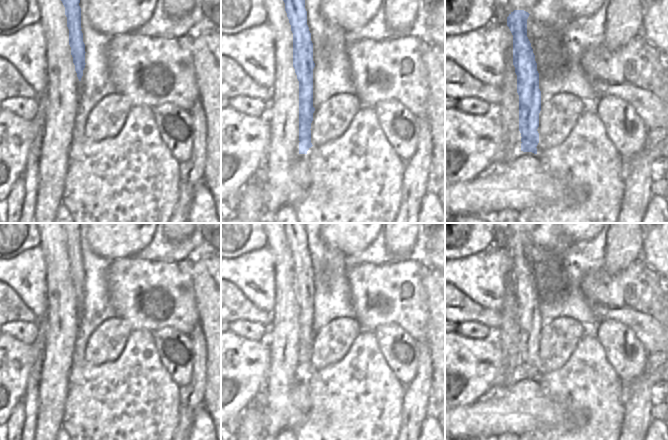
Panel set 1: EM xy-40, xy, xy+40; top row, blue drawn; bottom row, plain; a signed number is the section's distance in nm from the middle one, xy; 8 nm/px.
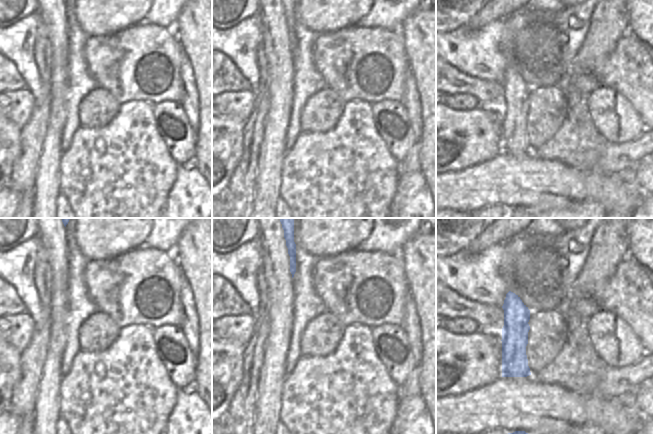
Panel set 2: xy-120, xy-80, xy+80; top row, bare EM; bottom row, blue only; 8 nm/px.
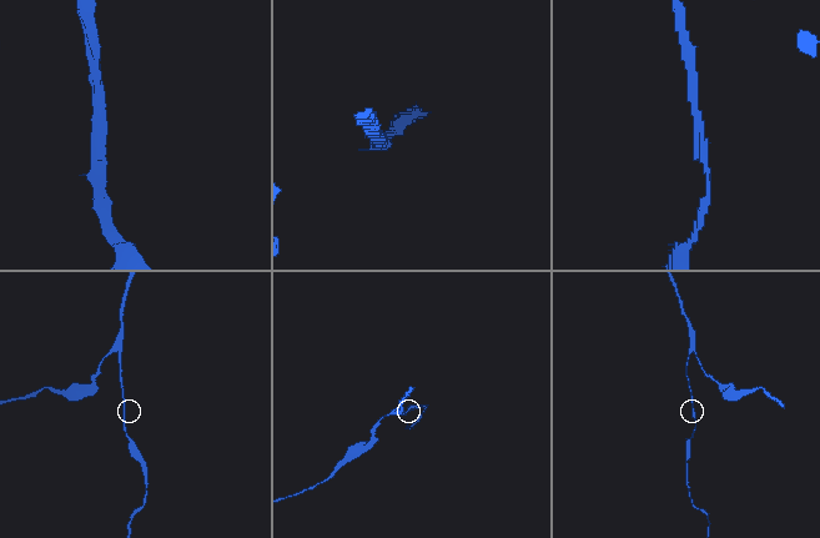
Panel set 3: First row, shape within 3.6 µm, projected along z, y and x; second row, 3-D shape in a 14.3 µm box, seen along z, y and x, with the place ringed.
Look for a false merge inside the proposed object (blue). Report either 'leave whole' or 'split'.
leave whole

